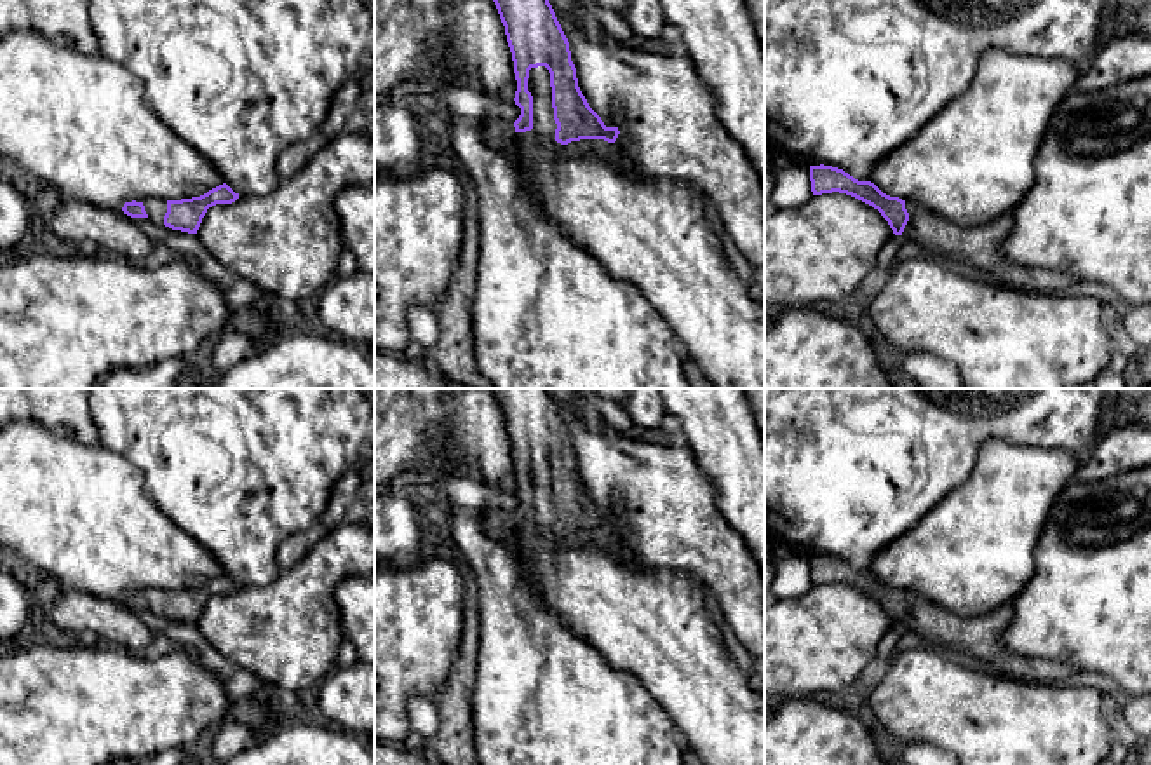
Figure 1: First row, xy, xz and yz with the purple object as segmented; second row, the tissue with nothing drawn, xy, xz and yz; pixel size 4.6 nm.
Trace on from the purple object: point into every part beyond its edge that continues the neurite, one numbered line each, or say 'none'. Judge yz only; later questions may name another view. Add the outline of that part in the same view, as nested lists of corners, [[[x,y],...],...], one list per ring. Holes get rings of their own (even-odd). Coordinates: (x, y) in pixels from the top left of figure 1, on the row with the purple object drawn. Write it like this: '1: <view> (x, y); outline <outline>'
1: yz (977, 246); outline [[[905,200],[909,221],[902,239],[921,246],[926,254],[947,263],[958,260],[987,274],[989,279],[1034,288],[1040,274],[1013,265],[1000,249],[1013,228],[1012,213],[979,227],[959,227],[916,200]]]

